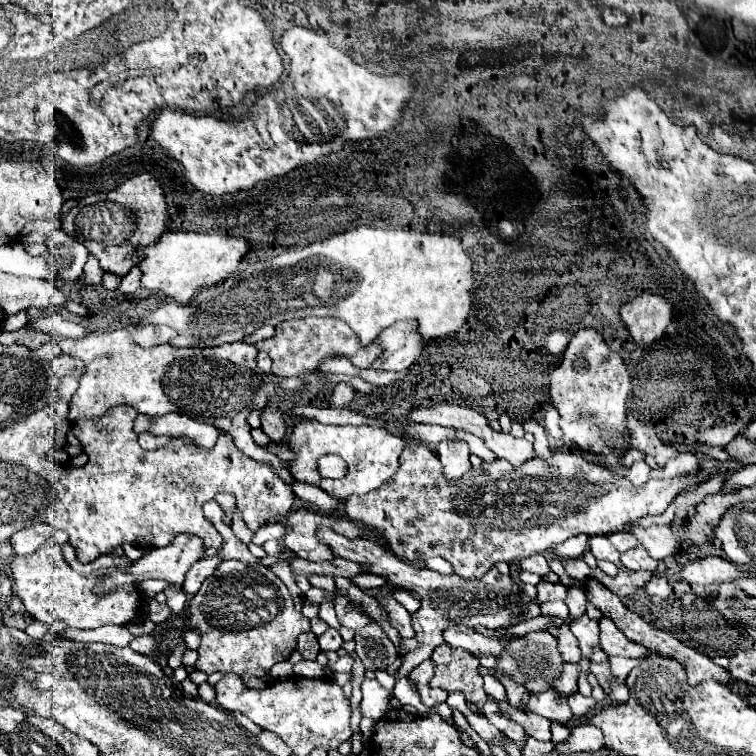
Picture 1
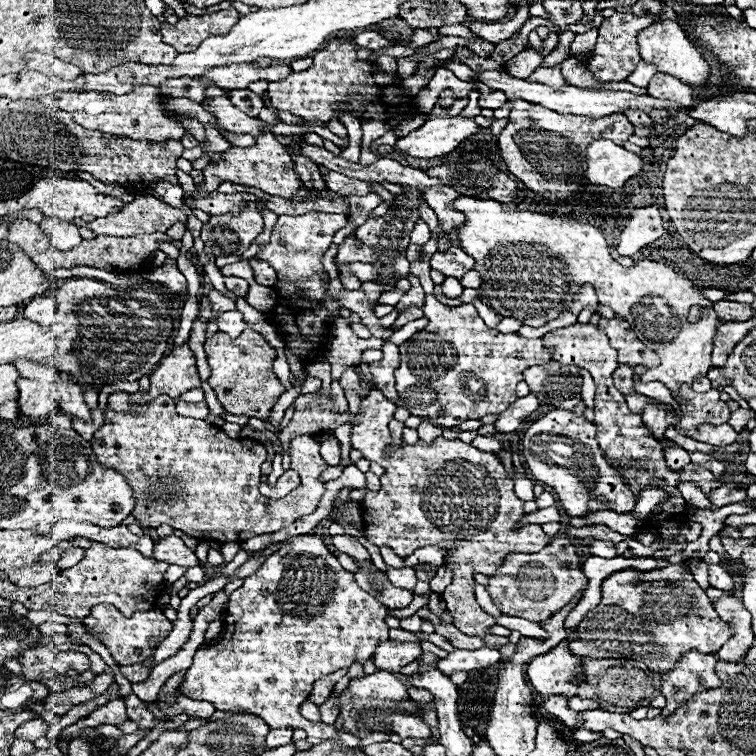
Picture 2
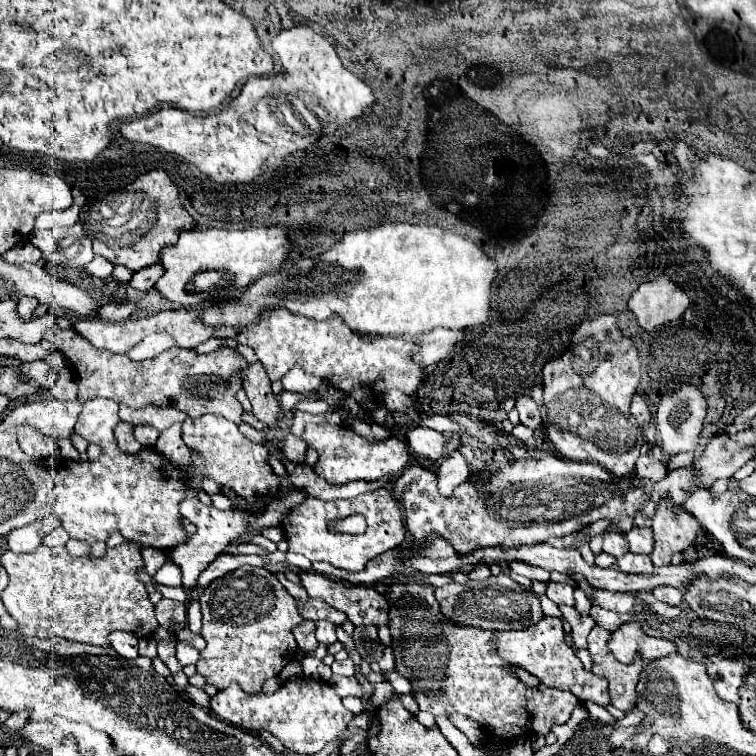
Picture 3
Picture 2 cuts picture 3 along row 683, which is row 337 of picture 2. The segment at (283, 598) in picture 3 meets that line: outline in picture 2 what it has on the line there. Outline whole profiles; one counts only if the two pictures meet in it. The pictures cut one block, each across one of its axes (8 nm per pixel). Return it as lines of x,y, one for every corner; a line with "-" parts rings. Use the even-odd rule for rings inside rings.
246,328
238,338
230,338
226,332
214,332
206,338
204,350
212,368
212,376
208,382
222,402
224,410
228,414
268,420
274,404
286,388
274,374
272,362
276,360
276,350
264,340
264,336
252,328

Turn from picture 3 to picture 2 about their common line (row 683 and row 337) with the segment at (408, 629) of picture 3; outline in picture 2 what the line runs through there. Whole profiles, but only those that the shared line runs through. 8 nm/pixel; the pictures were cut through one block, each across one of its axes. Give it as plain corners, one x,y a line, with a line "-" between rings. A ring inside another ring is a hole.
432,294
426,296
424,310
428,310
428,330
414,334
408,342
400,344
400,368
394,376
398,384
398,408
406,408
412,416
420,416
442,428
456,428
464,420
480,420
488,414
500,414
516,400
516,384
522,380
522,372
536,362
550,362
550,350
538,340
526,340
520,334
502,334
484,324
472,304
446,306

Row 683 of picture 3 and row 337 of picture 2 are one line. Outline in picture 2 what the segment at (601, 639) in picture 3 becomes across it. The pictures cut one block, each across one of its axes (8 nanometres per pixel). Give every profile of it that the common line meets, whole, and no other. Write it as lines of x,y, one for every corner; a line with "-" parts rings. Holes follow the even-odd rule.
600,318
598,328
610,338
610,344
618,350
618,362
628,366
646,366
656,368
660,364
660,358
656,352
648,350
634,334
630,324
624,318

